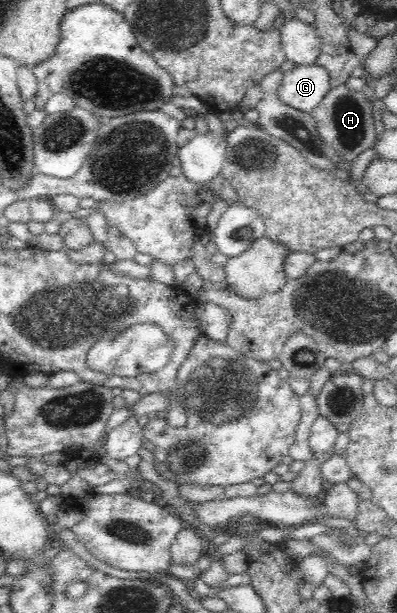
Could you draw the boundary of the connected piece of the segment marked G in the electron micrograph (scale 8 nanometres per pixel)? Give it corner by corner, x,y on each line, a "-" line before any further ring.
316,63
300,65
284,73
280,98
286,106
310,114
322,105
330,89
332,81
328,70

